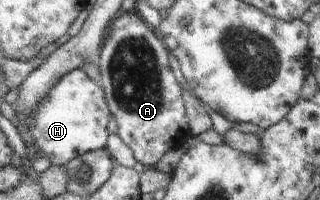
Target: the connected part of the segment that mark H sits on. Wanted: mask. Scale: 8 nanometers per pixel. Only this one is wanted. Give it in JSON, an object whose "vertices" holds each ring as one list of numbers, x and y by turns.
{"vertices":[[80,68,63,75,47,93,45,101,37,105,28,132,29,137,35,141,34,147,42,156,52,165,63,166,85,153,106,149,109,136,107,123,110,119,102,87]]}

